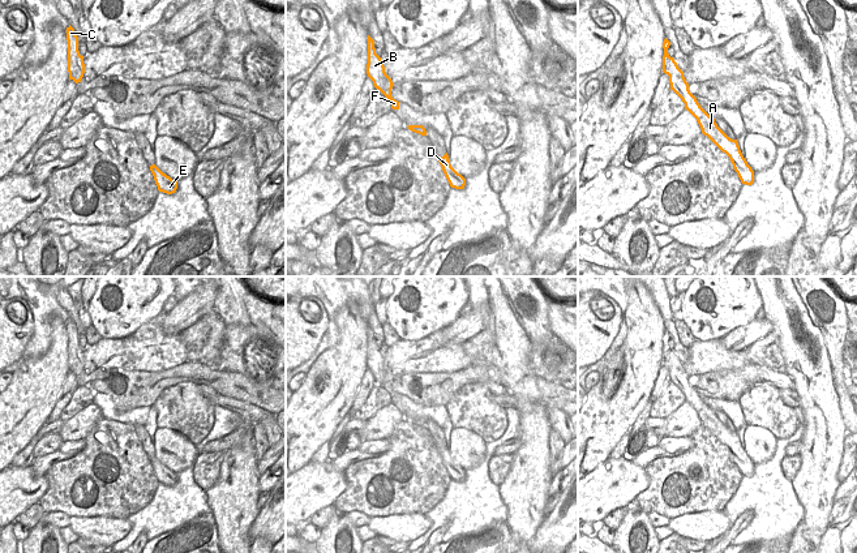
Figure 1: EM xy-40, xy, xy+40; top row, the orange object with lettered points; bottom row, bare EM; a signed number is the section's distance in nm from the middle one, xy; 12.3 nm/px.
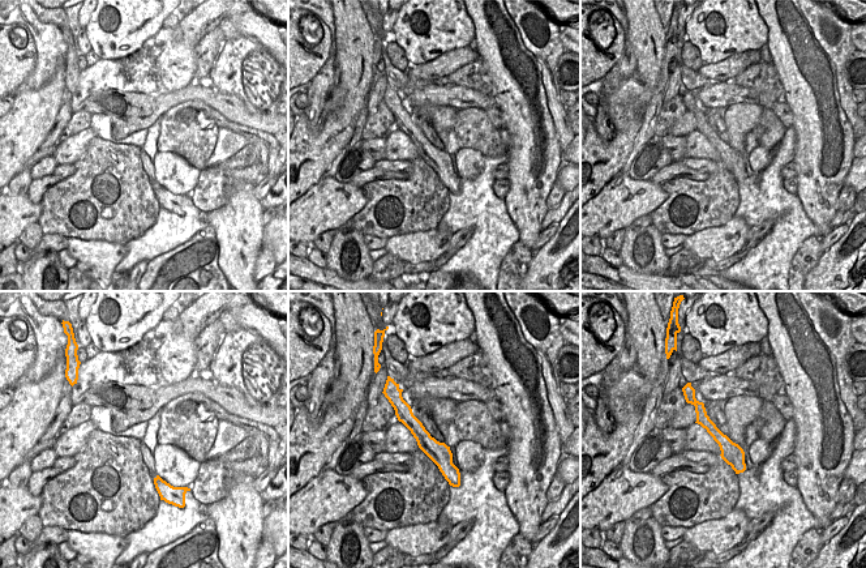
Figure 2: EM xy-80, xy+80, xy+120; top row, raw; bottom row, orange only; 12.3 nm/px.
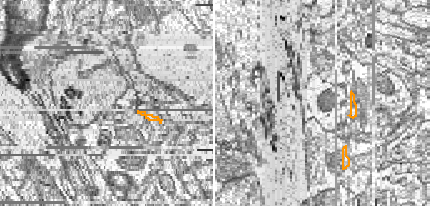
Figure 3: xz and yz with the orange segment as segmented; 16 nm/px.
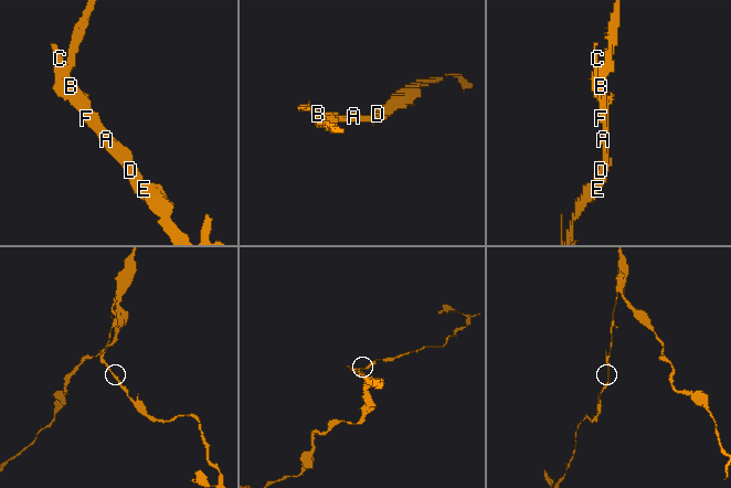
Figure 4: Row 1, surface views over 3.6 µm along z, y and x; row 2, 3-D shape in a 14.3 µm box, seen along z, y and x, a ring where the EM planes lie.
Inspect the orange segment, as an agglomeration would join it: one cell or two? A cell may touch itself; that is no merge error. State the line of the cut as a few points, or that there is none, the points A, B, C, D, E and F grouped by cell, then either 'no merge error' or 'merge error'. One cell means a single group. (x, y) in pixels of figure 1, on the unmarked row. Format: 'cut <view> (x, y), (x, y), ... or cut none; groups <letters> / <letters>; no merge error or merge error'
cut xy (381, 355), (384, 378), (380, 382); groups A D E F / B C; merge error

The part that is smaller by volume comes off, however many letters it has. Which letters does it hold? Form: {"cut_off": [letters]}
{"cut_off": ["A", "D", "E", "F"]}

